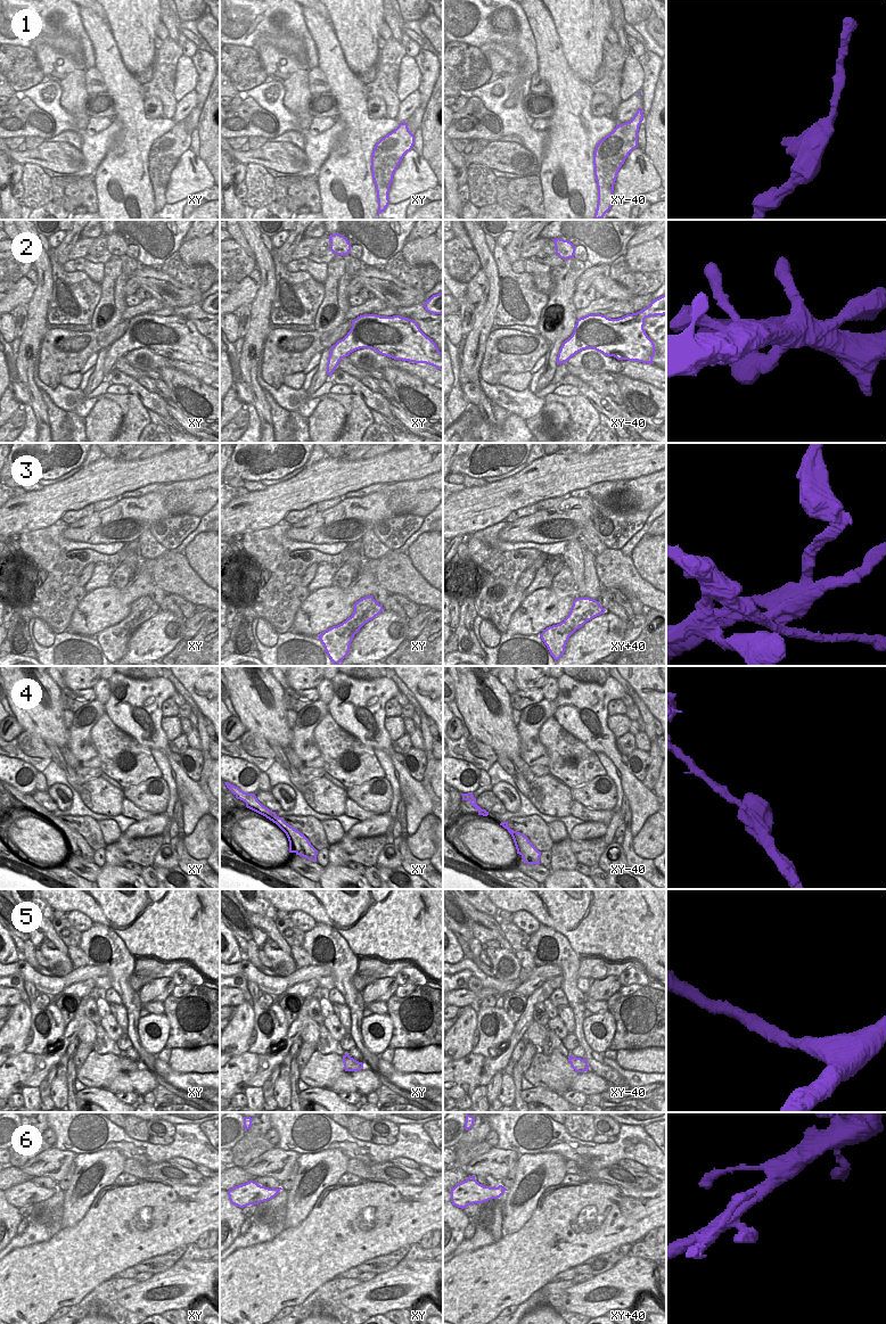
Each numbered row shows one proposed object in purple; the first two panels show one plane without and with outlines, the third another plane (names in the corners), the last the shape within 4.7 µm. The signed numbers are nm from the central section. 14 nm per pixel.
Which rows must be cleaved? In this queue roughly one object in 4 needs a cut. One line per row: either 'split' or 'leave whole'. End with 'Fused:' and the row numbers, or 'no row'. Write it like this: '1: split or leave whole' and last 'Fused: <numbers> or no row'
1: leave whole
2: leave whole
3: split
4: leave whole
5: leave whole
6: leave whole
Fused: 3

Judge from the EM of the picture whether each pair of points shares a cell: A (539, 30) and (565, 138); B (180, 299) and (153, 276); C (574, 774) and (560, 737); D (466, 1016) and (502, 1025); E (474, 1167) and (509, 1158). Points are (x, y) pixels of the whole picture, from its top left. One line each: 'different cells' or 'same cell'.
A: same cell
B: same cell
C: same cell
D: different cells
E: same cell

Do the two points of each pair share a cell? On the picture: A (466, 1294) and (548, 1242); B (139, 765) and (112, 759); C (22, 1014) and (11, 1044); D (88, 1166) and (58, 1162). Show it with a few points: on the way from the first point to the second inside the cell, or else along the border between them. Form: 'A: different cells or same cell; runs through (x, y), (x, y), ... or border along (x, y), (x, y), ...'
A: same cell; runs through (486, 1280), (507, 1273), (527, 1260)
B: same cell; runs through (132, 770), (125, 773), (117, 766)
C: same cell; runs through (18, 1021), (11, 1037)
D: different cells; border along (78, 1154), (72, 1161)

